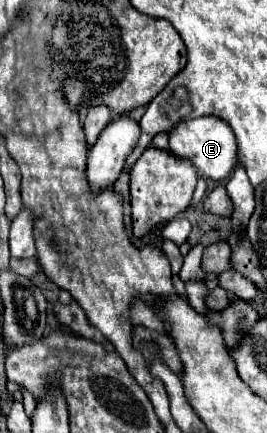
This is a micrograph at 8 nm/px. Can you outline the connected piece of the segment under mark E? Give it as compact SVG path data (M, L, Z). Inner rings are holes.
M197 117L191 121L179 123L169 133L169 151L177 157L185 157L193 163L199 175L215 181L227 179L237 167L237 143L231 127L217 117Z

